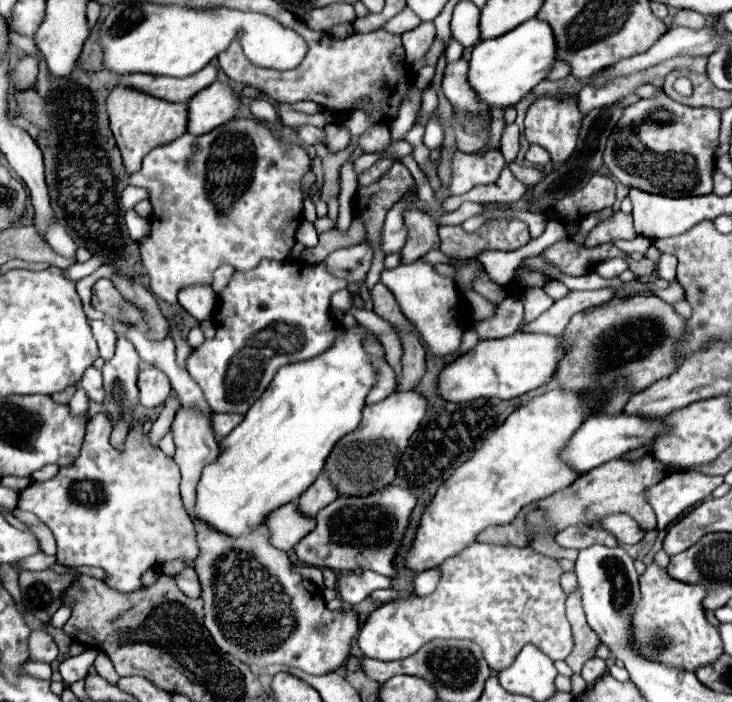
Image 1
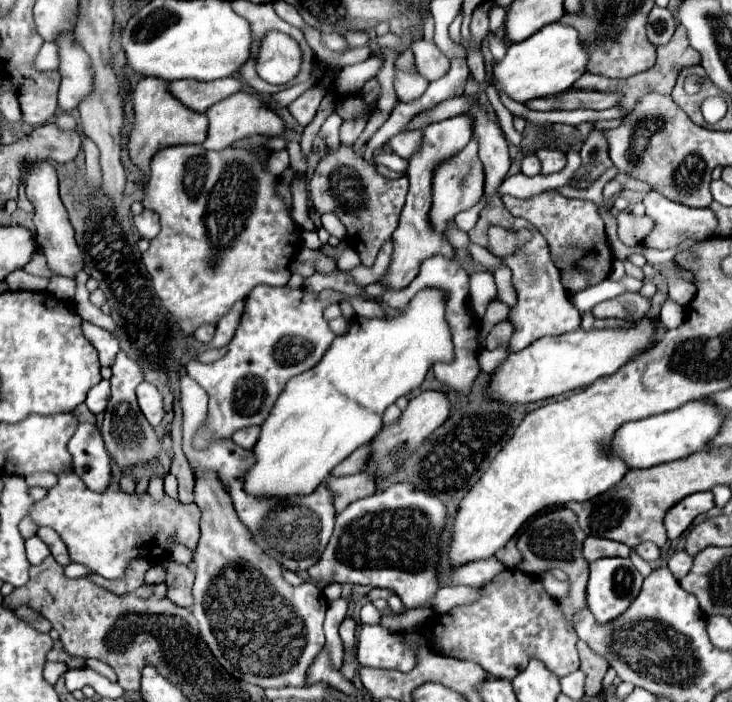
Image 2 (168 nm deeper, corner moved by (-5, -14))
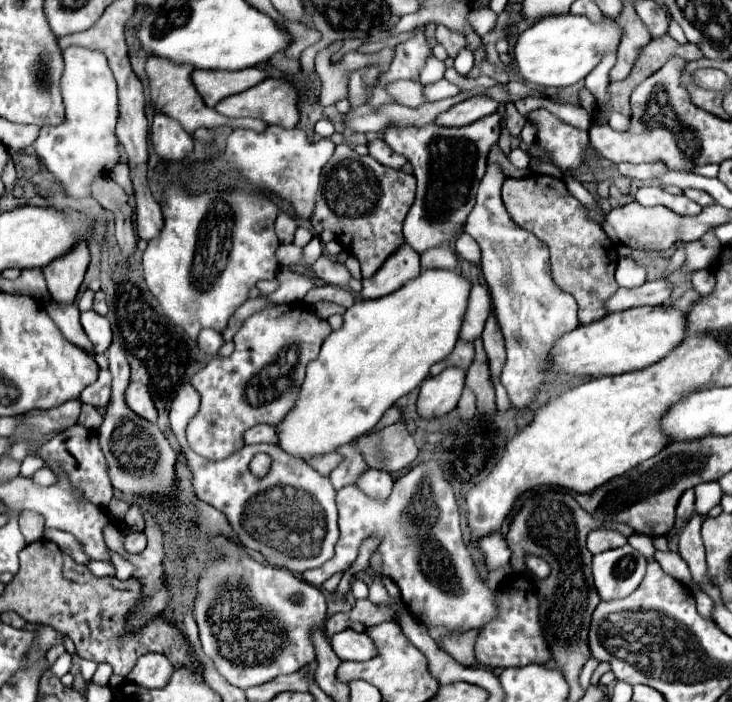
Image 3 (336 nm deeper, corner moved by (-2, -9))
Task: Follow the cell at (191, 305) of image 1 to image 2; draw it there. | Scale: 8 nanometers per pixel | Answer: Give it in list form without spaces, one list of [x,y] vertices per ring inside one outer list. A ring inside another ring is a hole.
[[[201,324],[195,332],[193,332],[193,336],[199,340],[199,342],[209,342],[211,338],[213,338],[213,332],[215,332],[215,324]]]

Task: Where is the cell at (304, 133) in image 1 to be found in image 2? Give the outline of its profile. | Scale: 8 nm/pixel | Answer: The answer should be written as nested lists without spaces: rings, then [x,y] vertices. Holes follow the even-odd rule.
[[[339,146],[331,150],[319,162],[313,174],[313,180],[309,182],[309,194],[317,214],[335,212],[341,218],[341,222],[347,226],[347,242],[353,250],[359,252],[361,264],[365,266],[371,266],[375,262],[381,242],[387,240],[395,230],[399,212],[405,204],[407,188],[409,188],[407,176],[401,176],[397,180],[387,180],[379,176],[375,172],[375,166],[367,164],[349,146]],[[375,186],[381,186],[381,188],[375,188]],[[373,230],[375,230],[375,236],[373,236]],[[367,232],[371,234],[371,240],[367,238]]]

